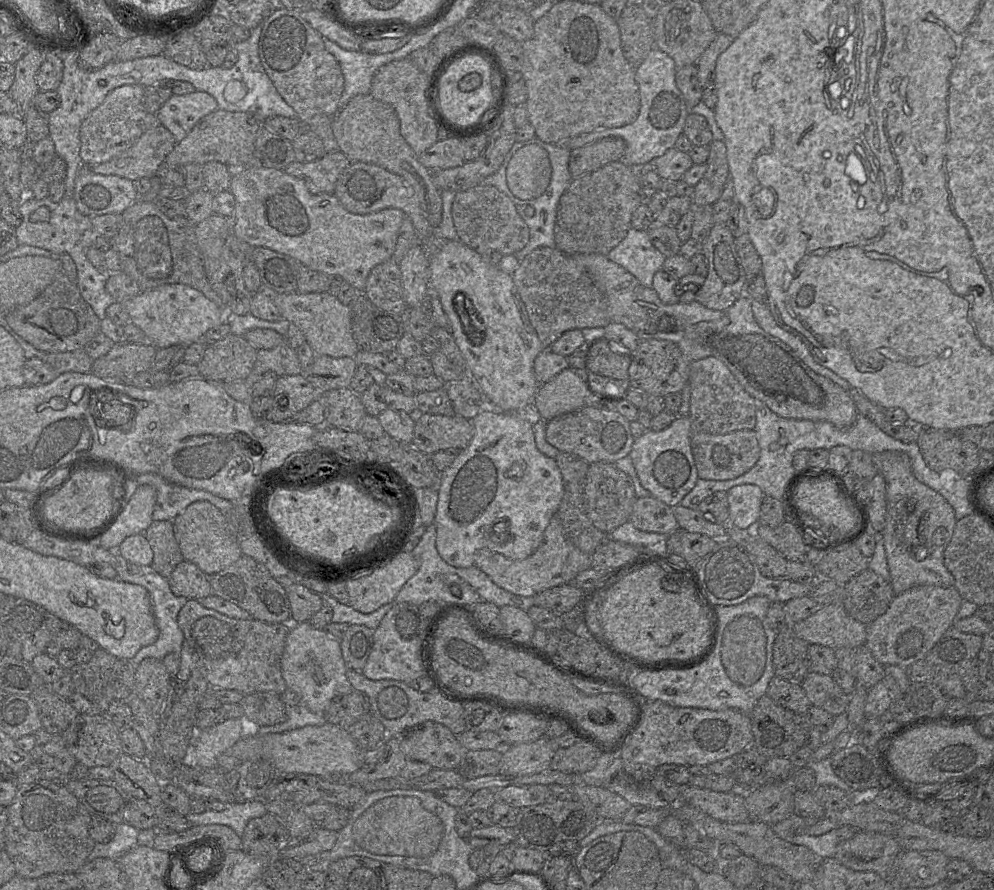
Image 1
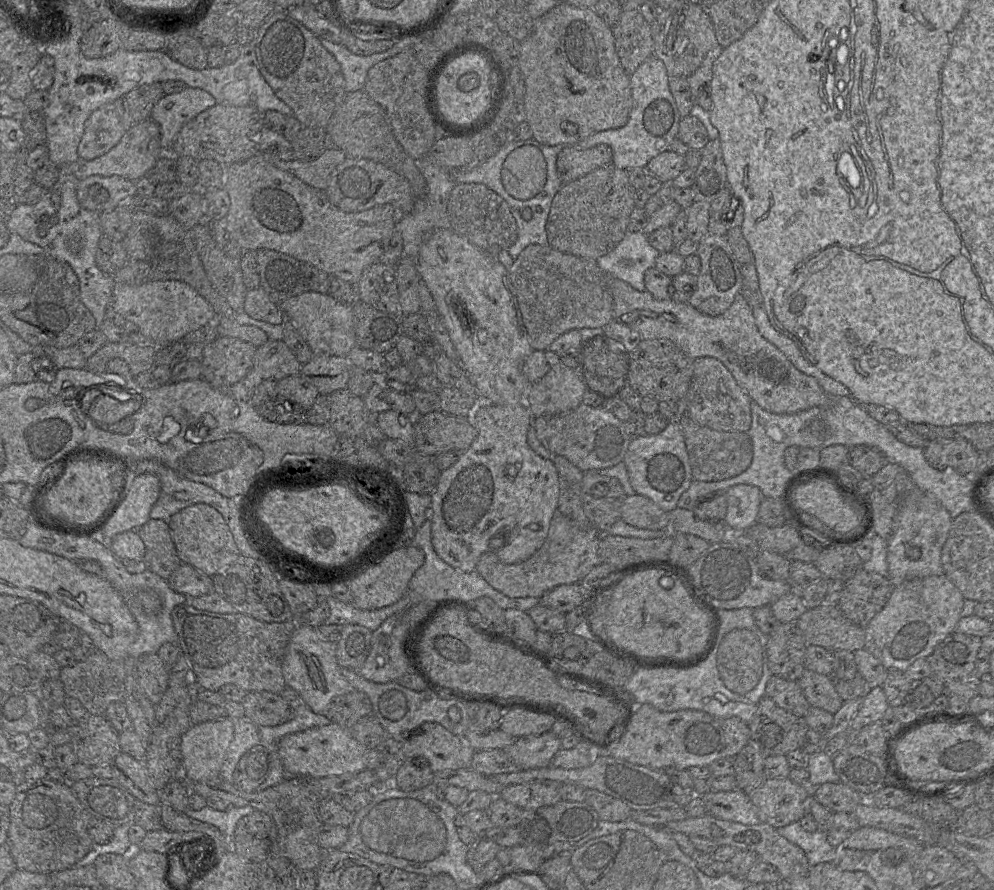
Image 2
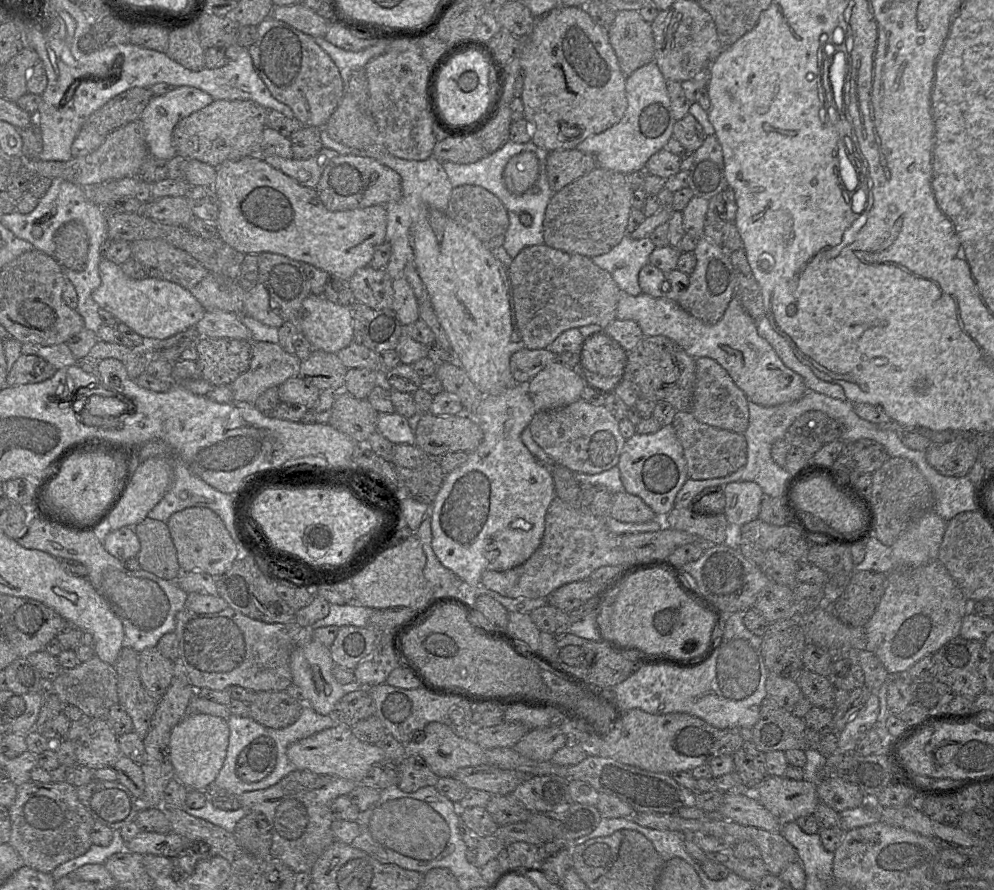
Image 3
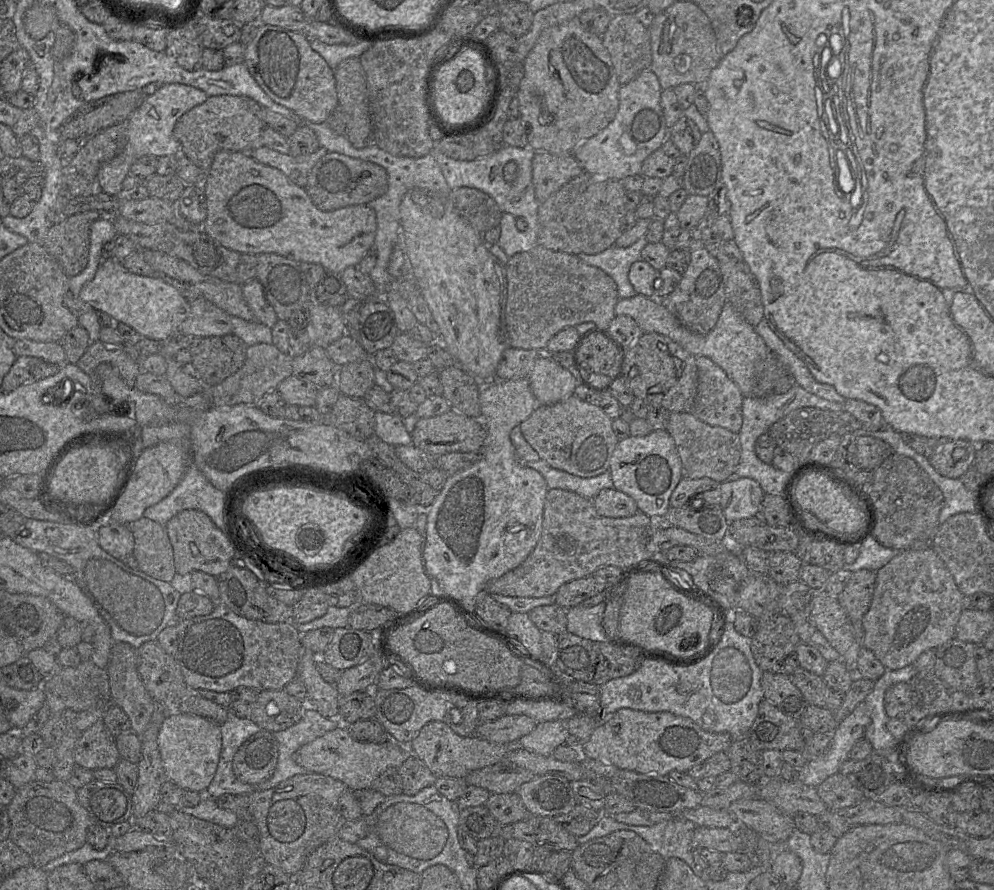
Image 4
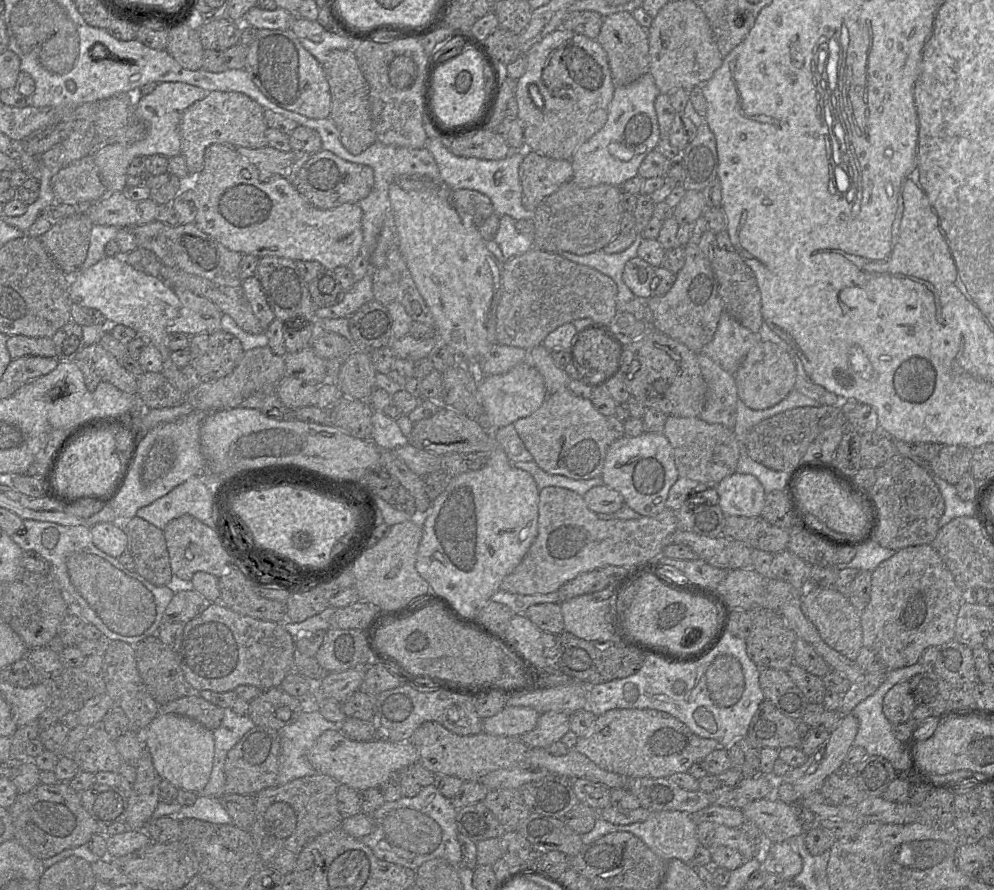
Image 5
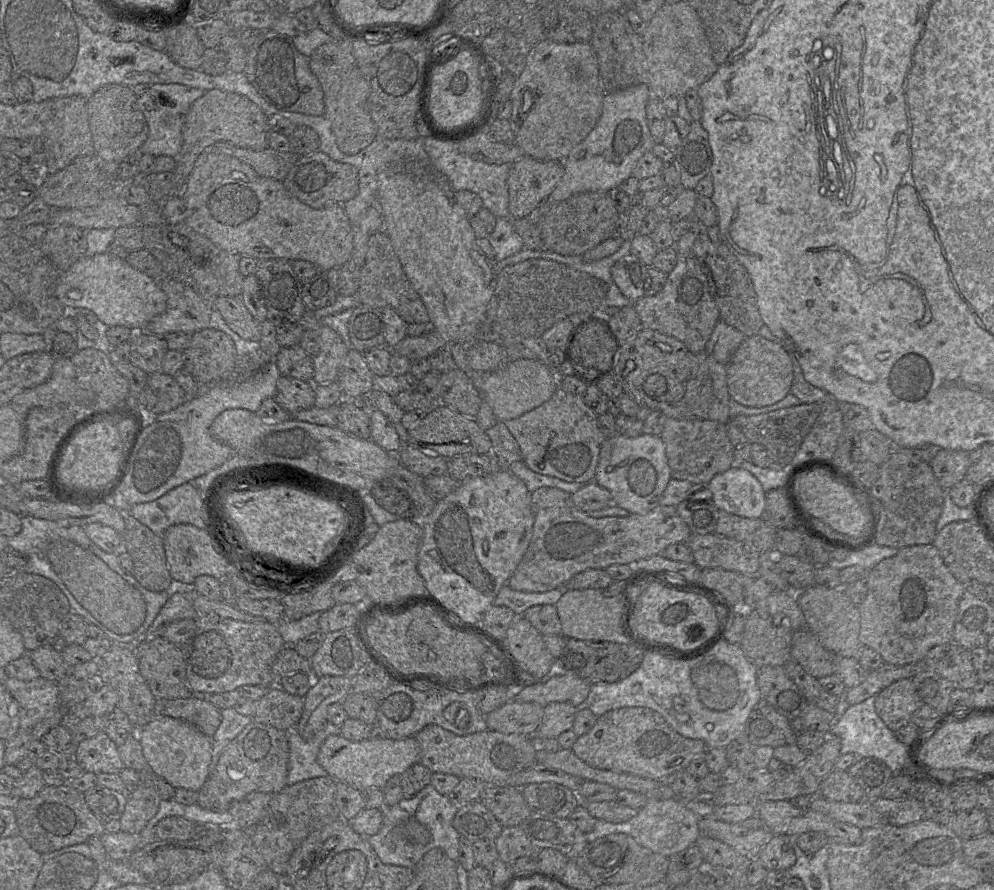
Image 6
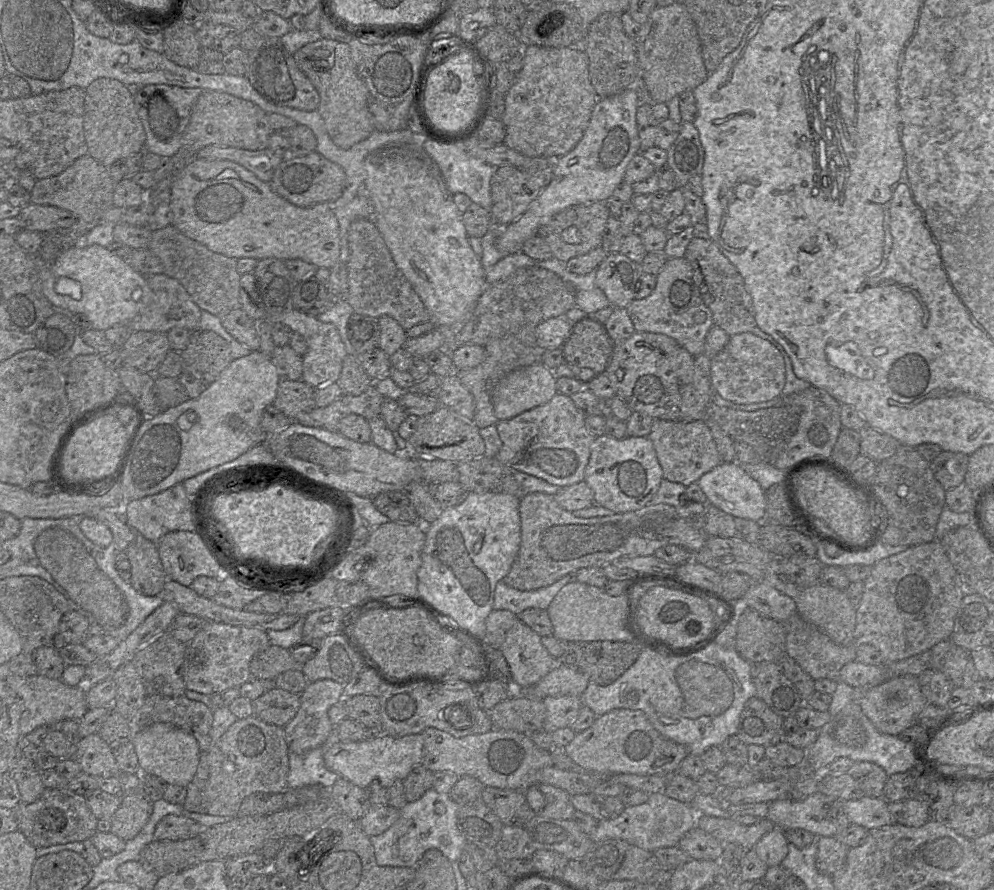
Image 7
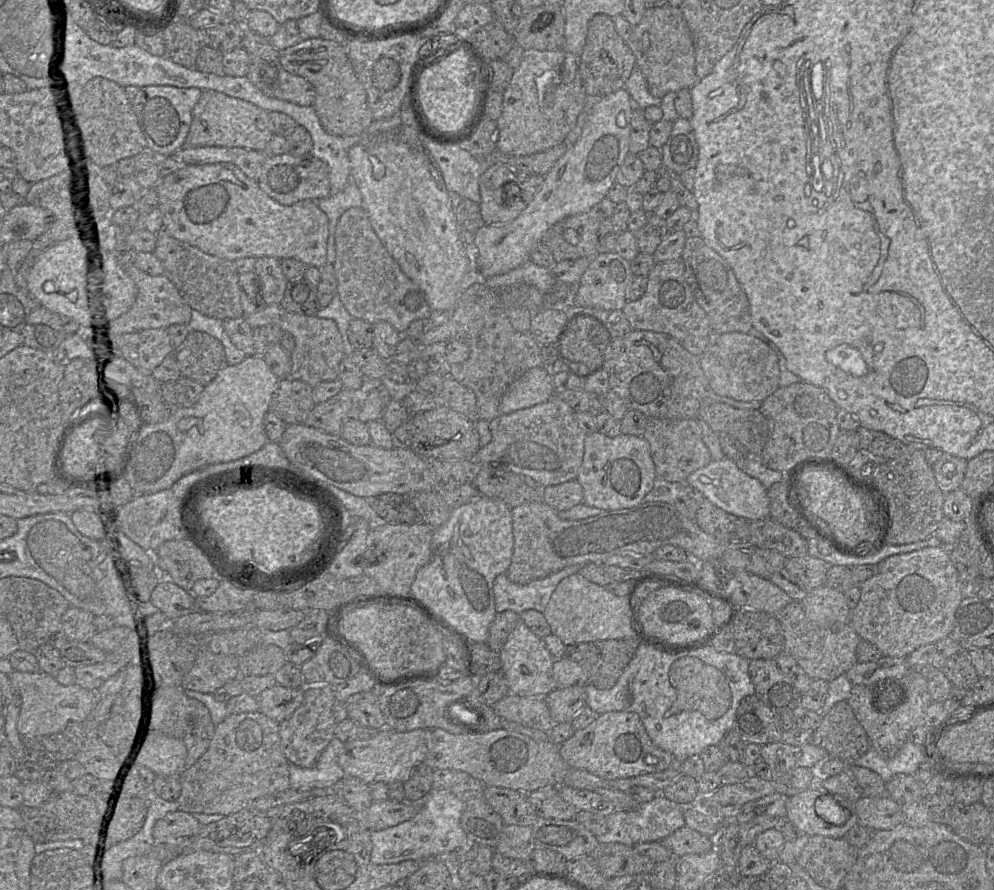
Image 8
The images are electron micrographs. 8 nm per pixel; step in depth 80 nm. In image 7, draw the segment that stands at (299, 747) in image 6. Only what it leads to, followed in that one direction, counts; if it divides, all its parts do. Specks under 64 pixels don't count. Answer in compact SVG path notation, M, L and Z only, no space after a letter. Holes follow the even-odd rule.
M334 727L321 747L305 754L289 753L288 788L322 786L330 789L339 776L325 766L324 754L339 741L337 727Z

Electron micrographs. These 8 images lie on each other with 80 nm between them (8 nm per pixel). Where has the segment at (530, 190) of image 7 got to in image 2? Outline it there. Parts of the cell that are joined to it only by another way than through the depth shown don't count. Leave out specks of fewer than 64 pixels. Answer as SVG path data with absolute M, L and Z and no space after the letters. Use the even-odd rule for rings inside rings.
M606 144L587 149L564 146L557 155L557 173L563 184L569 183L598 168L612 165L612 157L612 149Z

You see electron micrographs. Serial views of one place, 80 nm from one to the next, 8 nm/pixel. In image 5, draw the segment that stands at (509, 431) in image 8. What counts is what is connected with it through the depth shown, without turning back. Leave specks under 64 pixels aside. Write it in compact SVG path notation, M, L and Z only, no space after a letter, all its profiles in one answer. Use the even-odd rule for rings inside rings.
M567 389L549 394L539 409L517 420L513 425L525 448L532 455L533 461L543 471L573 480L590 480L600 477L607 451L615 440L612 437L607 417L600 414L590 400L579 398Z

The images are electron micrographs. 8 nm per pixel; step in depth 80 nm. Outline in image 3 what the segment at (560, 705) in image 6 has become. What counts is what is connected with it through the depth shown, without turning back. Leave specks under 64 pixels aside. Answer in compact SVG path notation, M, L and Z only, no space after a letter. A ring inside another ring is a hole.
M559 727L530 729L513 747L522 756L534 761L550 761L554 753L565 746L566 735Z

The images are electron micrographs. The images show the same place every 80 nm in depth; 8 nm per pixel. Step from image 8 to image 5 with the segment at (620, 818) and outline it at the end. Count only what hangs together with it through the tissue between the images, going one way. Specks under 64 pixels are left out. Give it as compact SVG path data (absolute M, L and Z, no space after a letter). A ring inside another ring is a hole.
M651 811L645 821L628 825L612 824L598 817L593 829L588 833L582 834L581 839L583 844L589 844L608 833L619 831L629 832L635 835L641 839L651 851L666 862L672 859L679 859L685 863L691 863L696 849L700 845L696 833L696 823L689 814L681 811Z

